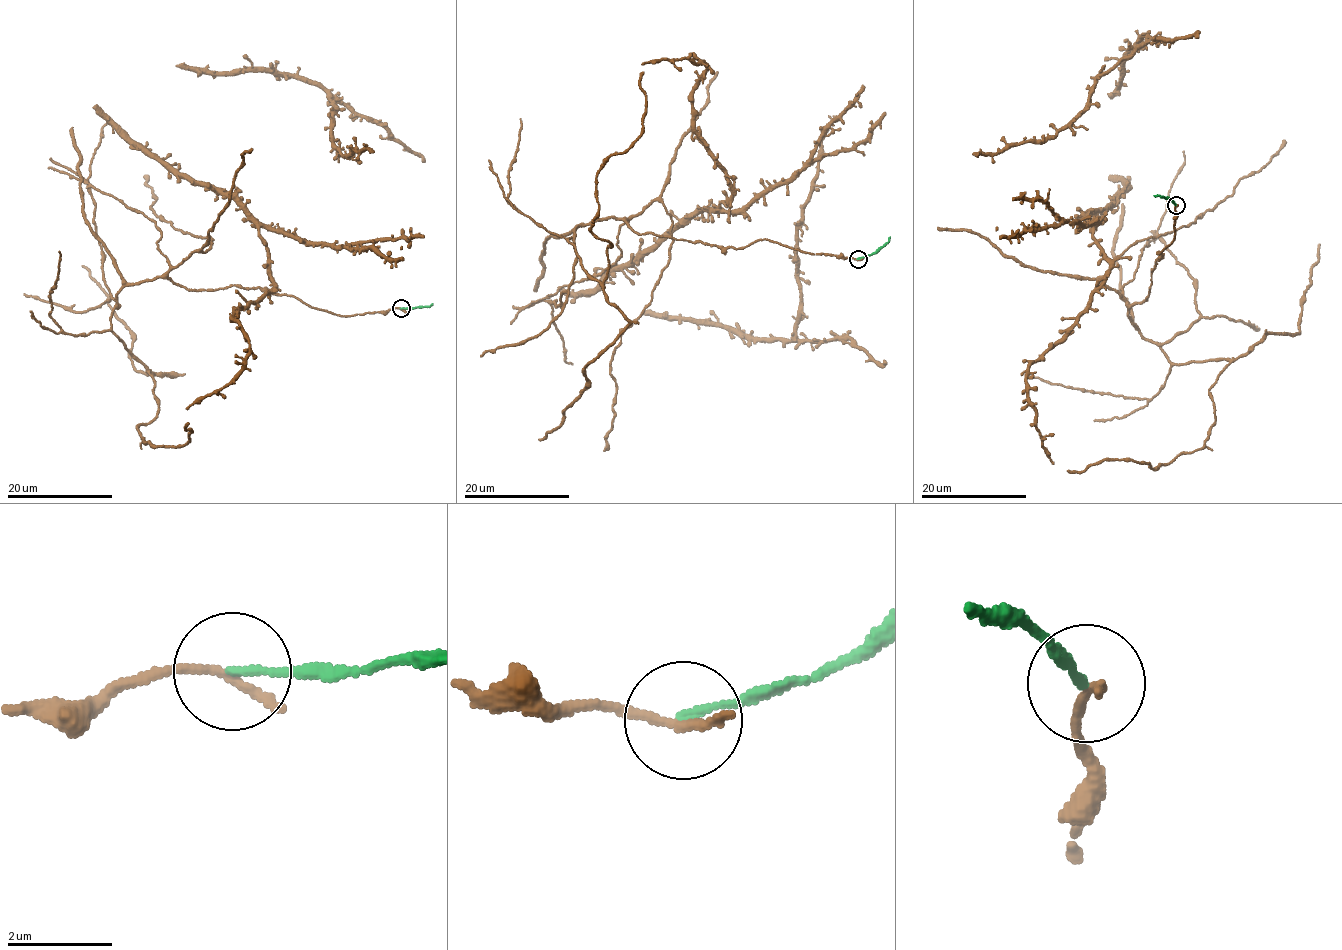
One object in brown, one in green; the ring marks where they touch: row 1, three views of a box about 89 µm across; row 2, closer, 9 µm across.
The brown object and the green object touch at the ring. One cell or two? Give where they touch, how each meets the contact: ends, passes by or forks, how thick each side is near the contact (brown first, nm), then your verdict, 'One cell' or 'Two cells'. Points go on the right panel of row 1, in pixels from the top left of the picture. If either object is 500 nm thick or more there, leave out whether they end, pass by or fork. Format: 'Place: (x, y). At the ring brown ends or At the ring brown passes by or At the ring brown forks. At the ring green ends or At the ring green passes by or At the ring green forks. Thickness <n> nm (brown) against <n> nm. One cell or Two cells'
Place: (1176, 205). At the ring brown ends. At the ring green ends. Thickness 200 nm (brown) against 140 nm. Two cells

